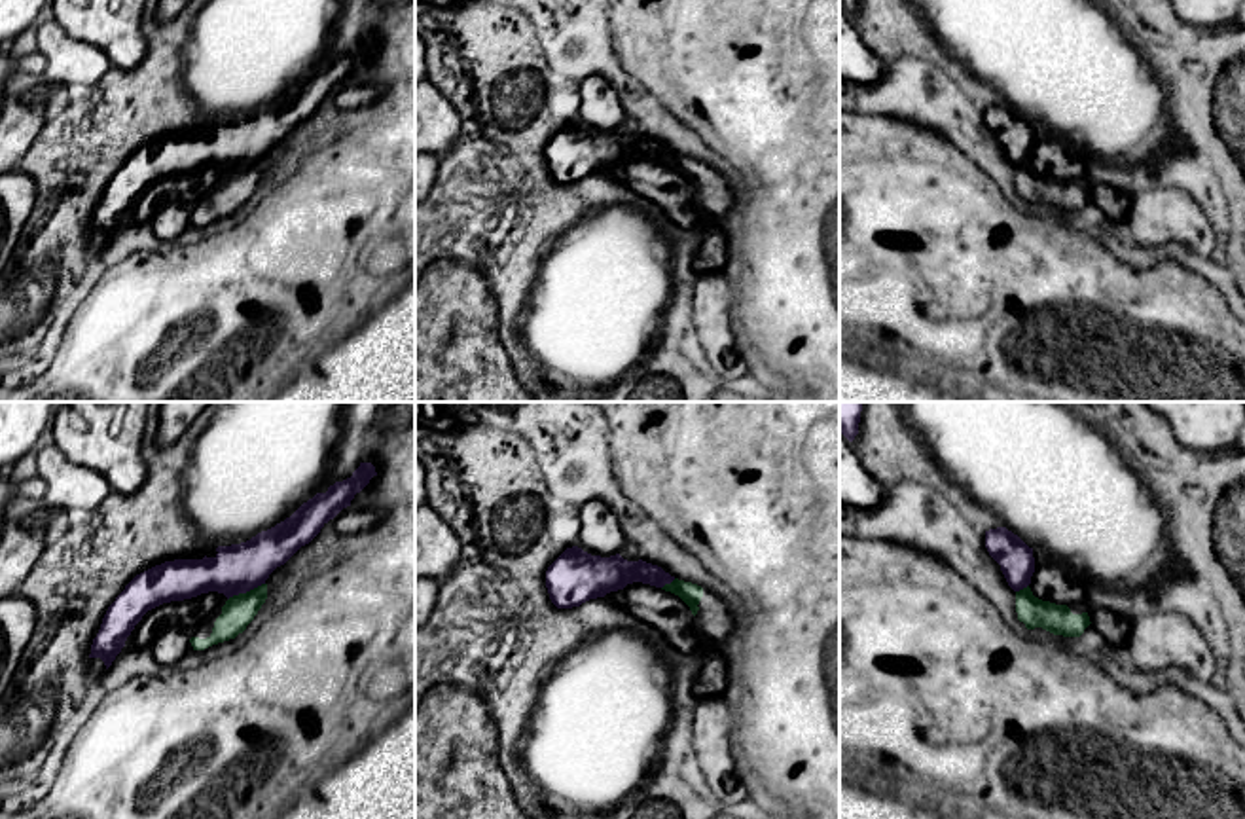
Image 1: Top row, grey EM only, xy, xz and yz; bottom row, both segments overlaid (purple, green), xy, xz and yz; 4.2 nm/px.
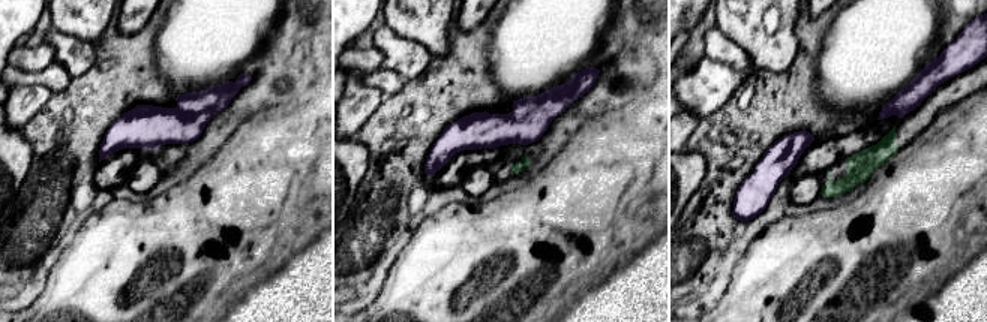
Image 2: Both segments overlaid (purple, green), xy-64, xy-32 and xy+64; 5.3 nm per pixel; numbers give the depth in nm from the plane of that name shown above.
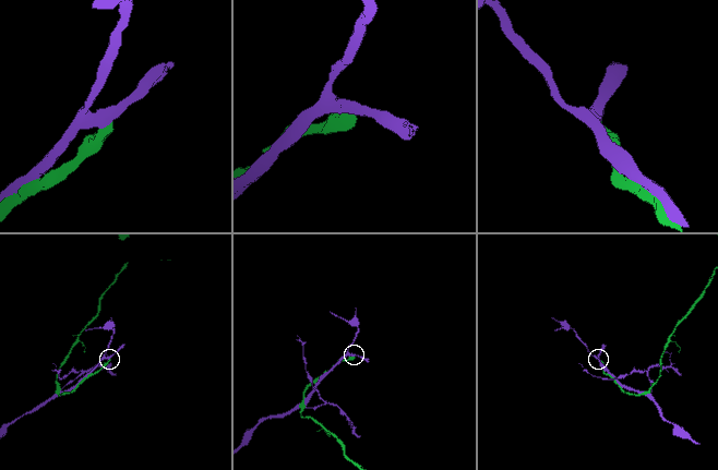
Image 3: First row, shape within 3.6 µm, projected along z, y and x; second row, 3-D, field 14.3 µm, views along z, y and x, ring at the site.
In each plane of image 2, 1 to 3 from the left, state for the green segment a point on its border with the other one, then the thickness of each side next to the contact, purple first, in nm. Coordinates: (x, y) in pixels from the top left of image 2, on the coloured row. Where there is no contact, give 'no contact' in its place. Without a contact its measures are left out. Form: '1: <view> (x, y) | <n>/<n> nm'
1: no contact
2: no contact
3: no contact

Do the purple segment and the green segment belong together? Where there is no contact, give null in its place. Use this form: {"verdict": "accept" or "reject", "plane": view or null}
{"verdict": "reject", "plane": "xy"}

